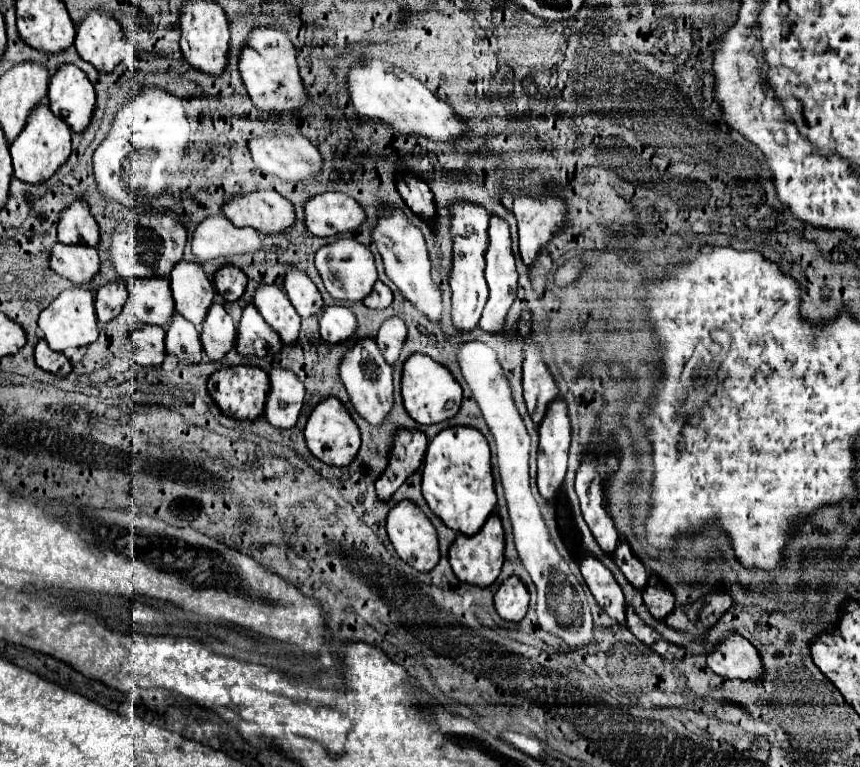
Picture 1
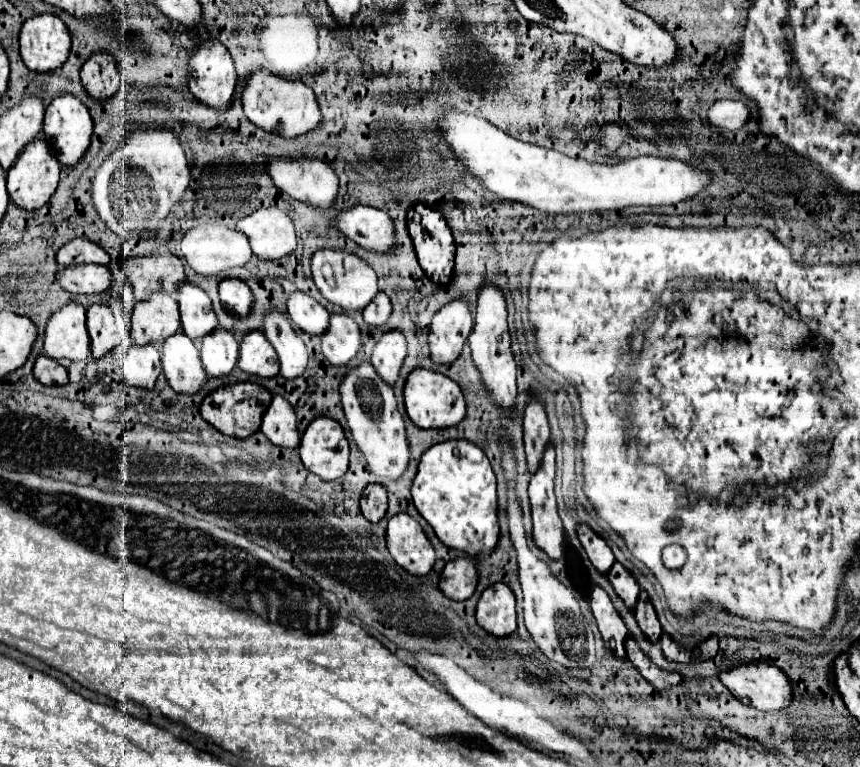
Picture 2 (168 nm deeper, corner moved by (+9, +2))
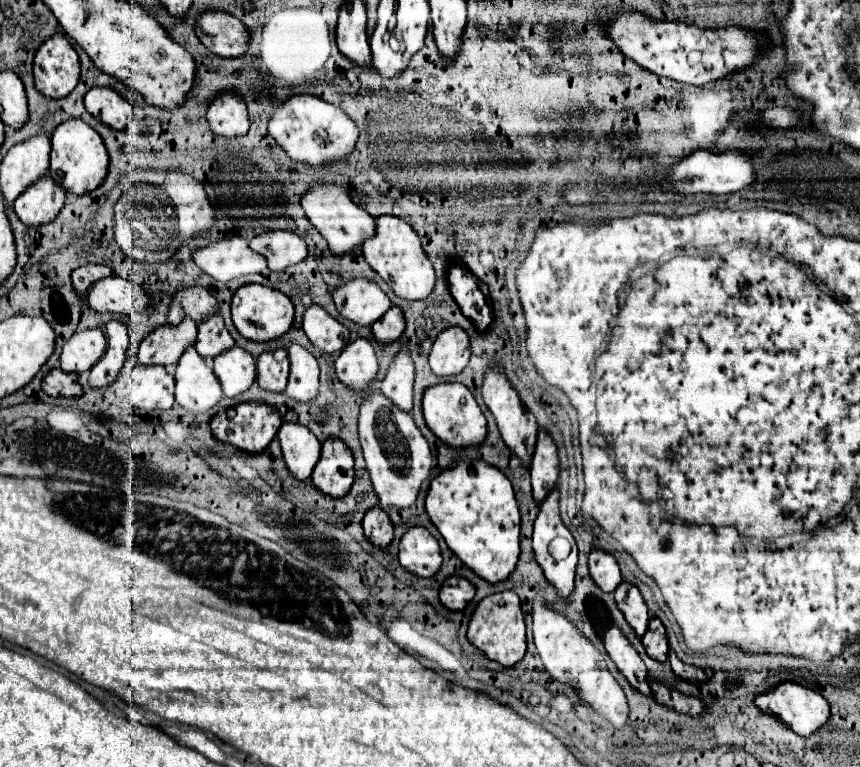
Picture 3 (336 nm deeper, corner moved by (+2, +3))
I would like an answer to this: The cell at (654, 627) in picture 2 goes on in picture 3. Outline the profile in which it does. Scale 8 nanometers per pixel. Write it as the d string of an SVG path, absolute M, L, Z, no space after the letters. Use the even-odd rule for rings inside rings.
M650 620L648 632L642 638L642 644L646 648L646 654L658 662L666 662L668 656L668 638L666 630L660 620Z

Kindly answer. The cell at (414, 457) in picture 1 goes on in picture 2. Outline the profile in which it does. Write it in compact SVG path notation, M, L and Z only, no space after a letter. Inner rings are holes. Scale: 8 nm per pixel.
M369 483L361 495L361 511L371 523L377 523L387 511L387 489L379 483Z

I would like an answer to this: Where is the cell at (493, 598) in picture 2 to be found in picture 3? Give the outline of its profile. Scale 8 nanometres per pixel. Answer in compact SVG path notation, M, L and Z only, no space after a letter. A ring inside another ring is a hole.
M500 592L492 594L478 602L470 626L468 626L468 640L490 660L496 660L504 668L512 668L518 664L526 654L526 628L524 616L520 610L520 598L514 592Z

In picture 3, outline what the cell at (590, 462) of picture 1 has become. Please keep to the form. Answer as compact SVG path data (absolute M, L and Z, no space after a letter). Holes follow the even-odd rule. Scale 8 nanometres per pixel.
M592 548L590 556L588 556L588 568L590 568L590 576L592 576L594 584L602 592L614 592L618 588L618 584L622 582L620 568L618 568L614 556L602 552L600 548Z

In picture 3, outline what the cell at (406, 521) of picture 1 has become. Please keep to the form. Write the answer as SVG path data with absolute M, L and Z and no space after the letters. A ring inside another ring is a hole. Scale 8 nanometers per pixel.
M412 526L400 540L400 564L416 576L434 576L442 564L436 538L422 526Z

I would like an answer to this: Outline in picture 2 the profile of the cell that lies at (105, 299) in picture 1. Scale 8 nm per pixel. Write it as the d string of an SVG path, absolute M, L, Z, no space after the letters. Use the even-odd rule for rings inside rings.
M93 303L87 309L87 331L91 337L91 355L103 357L109 349L113 349L119 339L115 333L113 313L103 303Z

